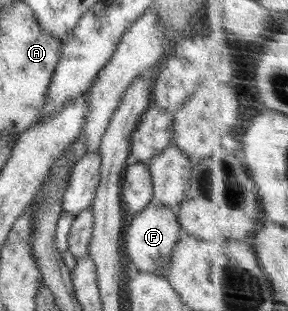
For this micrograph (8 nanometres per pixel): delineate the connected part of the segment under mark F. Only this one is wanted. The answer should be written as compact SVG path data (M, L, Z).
M155 200L150 202L142 211L132 217L130 228L124 231L123 243L126 255L130 257L130 264L144 273L165 276L170 269L170 258L178 238L182 234L181 224L175 211Z

